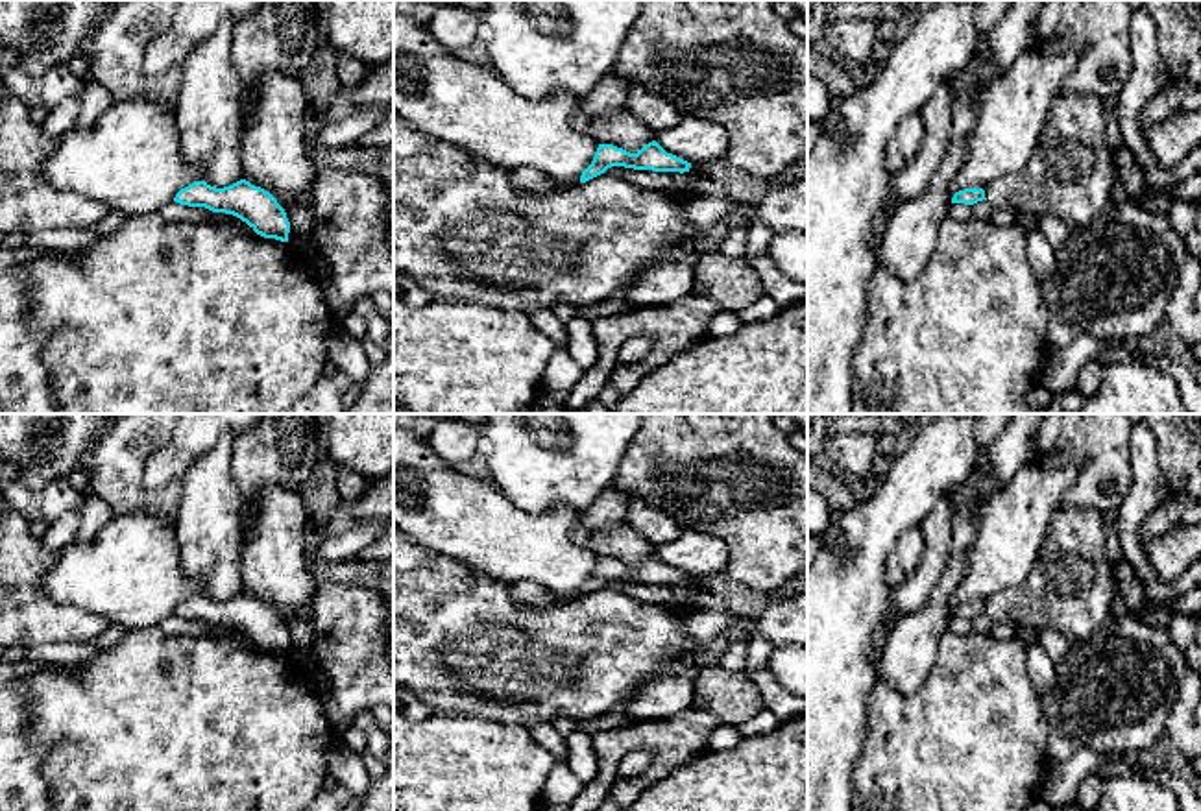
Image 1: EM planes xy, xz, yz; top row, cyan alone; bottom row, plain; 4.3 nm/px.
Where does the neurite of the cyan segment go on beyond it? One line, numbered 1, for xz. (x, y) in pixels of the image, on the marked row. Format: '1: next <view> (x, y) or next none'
1: next none

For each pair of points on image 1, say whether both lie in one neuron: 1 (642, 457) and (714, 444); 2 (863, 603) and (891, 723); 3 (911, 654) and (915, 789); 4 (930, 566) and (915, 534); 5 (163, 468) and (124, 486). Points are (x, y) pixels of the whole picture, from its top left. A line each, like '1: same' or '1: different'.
1: same
2: different
3: different
4: different
5: different

